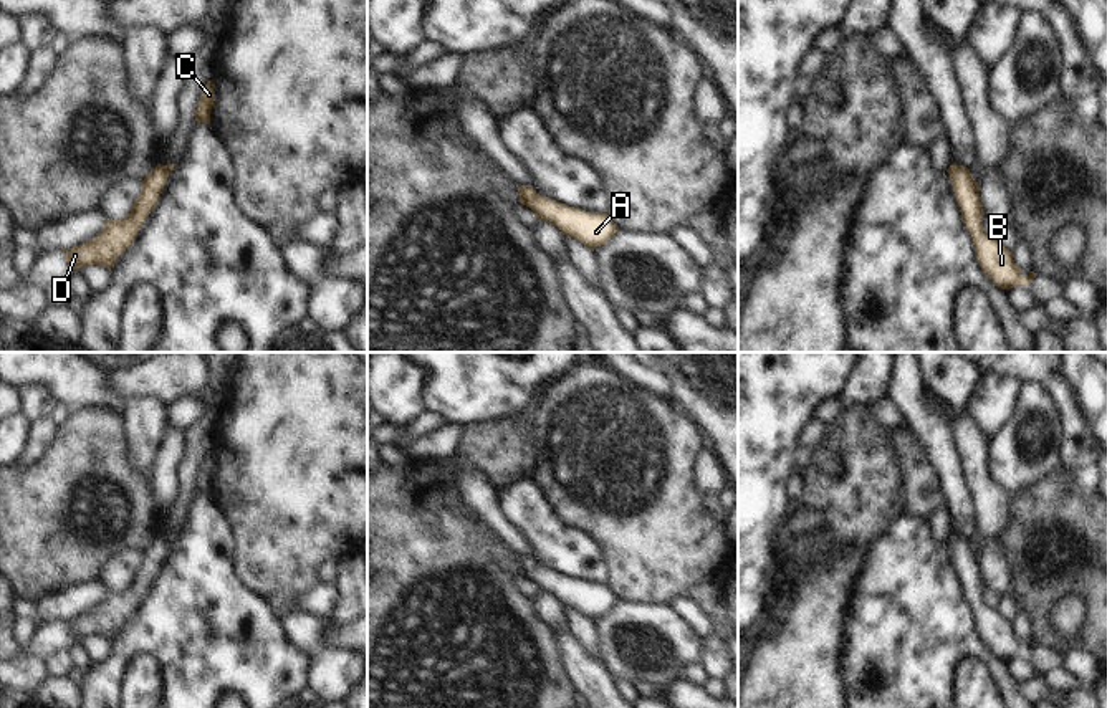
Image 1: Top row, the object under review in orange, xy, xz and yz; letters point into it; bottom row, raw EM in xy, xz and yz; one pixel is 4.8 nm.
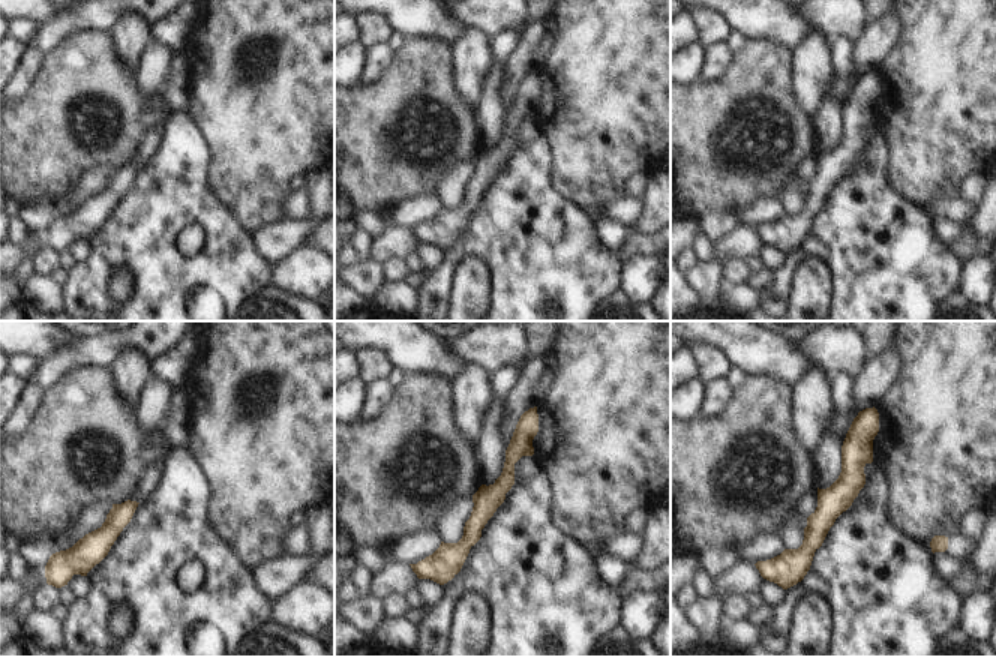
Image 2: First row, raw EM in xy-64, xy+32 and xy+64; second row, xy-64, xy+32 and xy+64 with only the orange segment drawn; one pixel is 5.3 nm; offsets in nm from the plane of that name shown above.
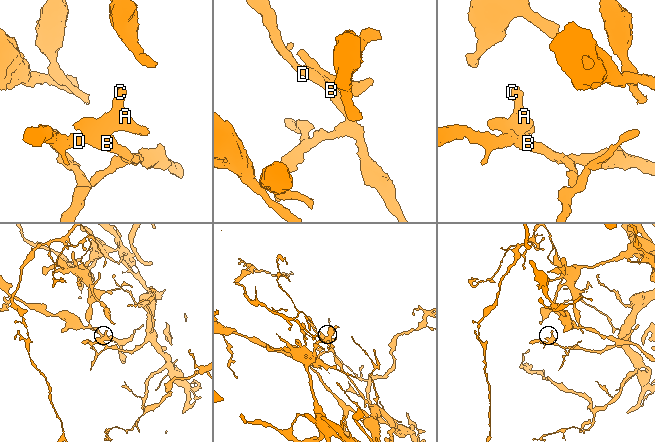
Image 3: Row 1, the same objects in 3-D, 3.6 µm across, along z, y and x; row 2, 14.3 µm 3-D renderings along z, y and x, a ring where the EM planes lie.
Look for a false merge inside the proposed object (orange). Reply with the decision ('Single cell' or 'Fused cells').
Single cell

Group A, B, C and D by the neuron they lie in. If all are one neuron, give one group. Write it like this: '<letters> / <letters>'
A B C D

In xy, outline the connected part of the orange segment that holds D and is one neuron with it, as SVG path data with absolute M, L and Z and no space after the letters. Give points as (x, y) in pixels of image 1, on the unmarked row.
M157 534L152 543L141 553L141 564L132 574L131 584L124 591L106 589L101 602L88 614L63 620L66 632L79 640L88 635L101 635L106 640L134 614L142 592L154 581L157 567L162 564L165 551L174 534Z

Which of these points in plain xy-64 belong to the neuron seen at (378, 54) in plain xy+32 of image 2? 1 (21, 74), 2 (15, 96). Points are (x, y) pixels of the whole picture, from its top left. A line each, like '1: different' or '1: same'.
1: same
2: same

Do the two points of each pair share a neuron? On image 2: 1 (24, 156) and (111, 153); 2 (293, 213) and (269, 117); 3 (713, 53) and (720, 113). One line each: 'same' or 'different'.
1: same
2: different
3: different

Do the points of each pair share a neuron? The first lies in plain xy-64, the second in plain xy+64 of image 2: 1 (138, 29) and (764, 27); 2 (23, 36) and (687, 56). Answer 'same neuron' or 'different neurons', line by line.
1: different neurons
2: different neurons

